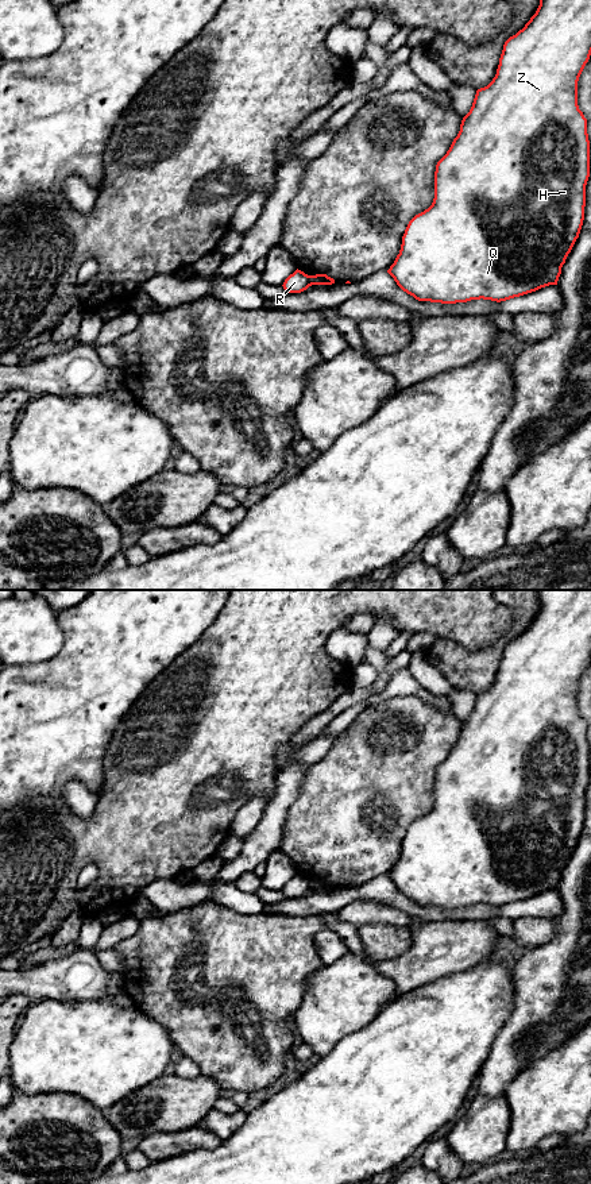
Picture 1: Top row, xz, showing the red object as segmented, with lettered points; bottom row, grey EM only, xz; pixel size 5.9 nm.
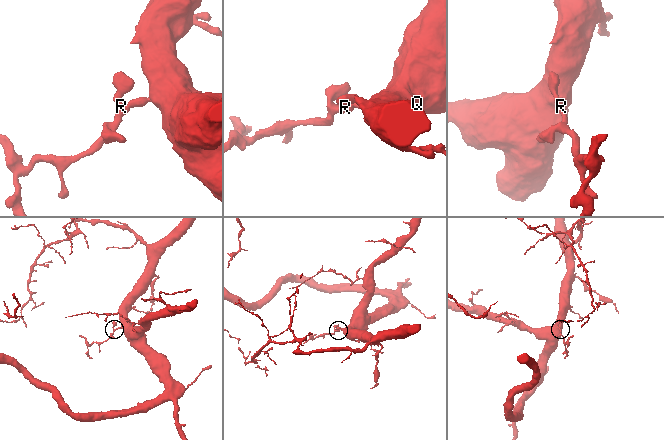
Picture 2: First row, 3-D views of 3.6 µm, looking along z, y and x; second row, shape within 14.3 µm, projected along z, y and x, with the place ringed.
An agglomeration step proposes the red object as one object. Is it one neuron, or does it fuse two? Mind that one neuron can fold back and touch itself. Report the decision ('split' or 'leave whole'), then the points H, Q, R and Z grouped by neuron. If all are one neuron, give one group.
split; H Q Z / R

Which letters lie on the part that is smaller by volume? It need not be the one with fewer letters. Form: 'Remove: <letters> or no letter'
Remove: R

